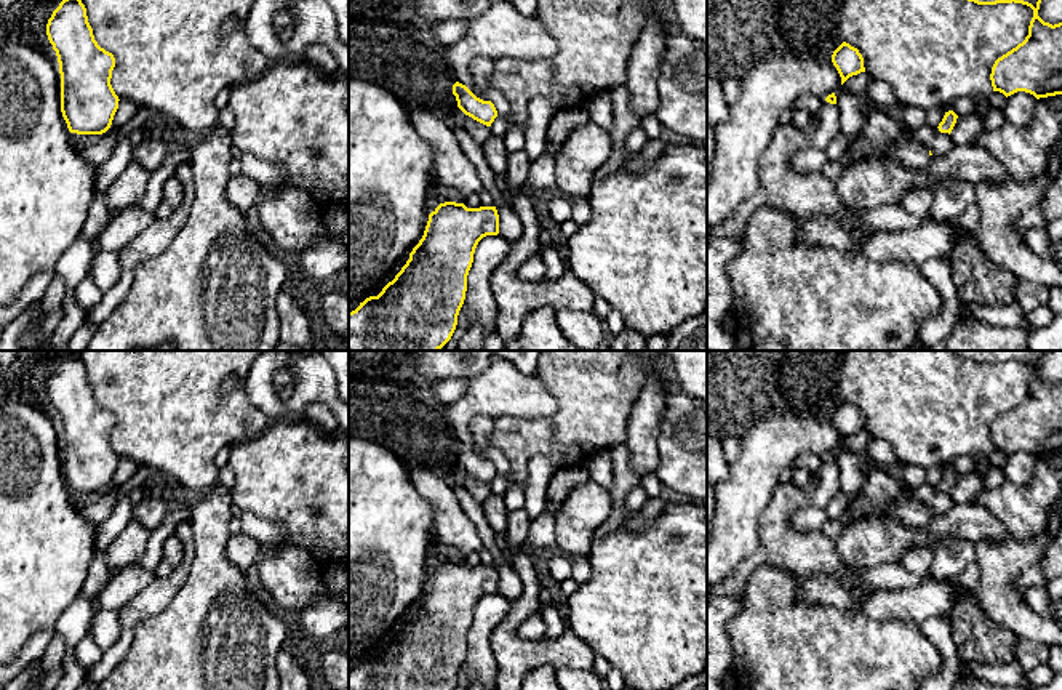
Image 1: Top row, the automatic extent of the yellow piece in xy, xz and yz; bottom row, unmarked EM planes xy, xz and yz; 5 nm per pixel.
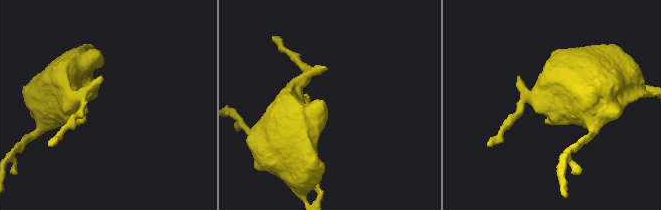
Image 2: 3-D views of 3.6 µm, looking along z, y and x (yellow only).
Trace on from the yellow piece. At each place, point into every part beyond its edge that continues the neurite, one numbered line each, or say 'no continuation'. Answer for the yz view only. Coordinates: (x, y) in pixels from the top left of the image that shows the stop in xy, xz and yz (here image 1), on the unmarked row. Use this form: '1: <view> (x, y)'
1: yz (912, 513)

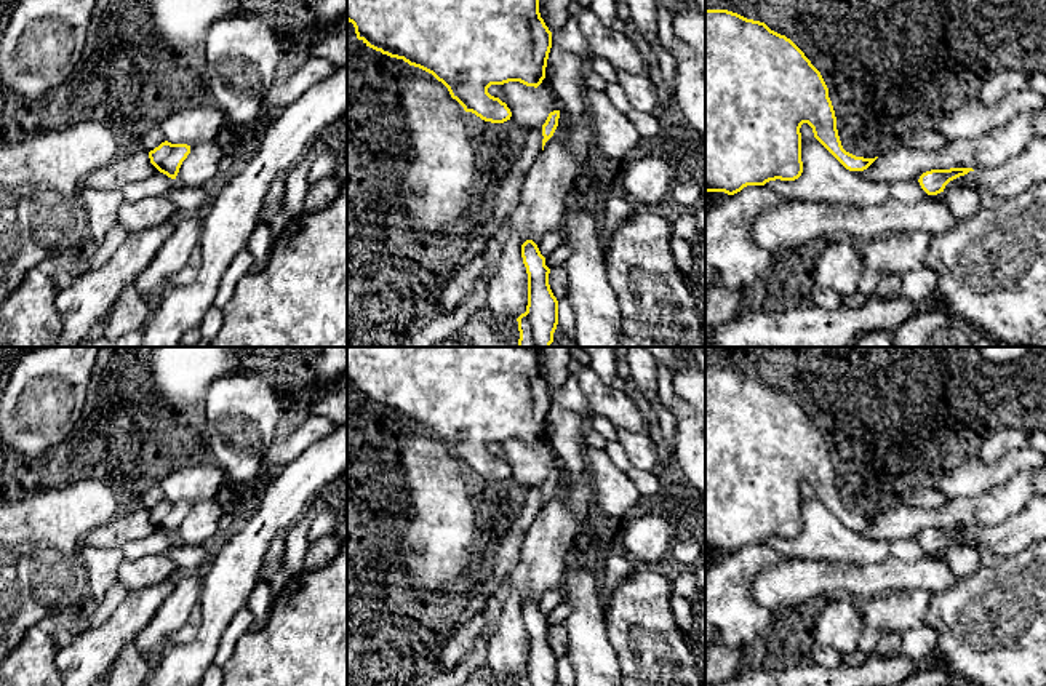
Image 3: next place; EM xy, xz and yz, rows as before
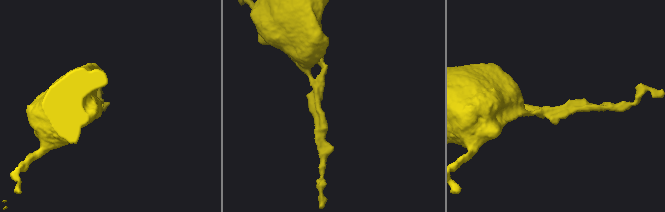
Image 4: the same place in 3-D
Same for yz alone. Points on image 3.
no continuation

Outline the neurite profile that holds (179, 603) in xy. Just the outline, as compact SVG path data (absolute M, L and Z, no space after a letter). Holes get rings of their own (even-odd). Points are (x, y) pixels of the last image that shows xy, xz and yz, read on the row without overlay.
M195 572L182 574L174 590L166 596L154 619L136 636L134 644L144 657L152 656L157 648L170 648L170 636L189 619L200 603L203 579Z

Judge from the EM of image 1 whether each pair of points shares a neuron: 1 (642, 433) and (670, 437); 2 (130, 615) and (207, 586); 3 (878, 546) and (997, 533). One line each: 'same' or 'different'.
1: different
2: different
3: same

